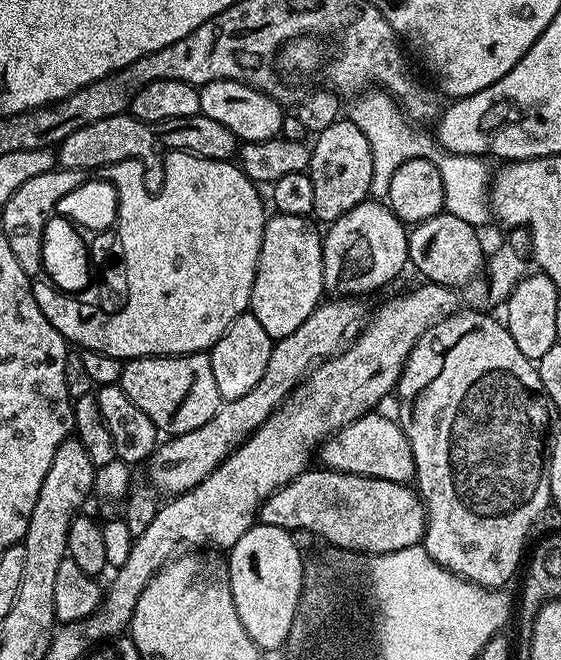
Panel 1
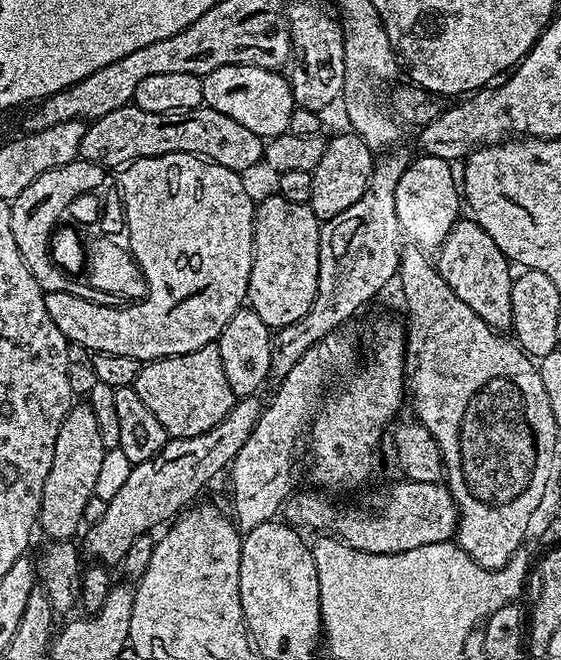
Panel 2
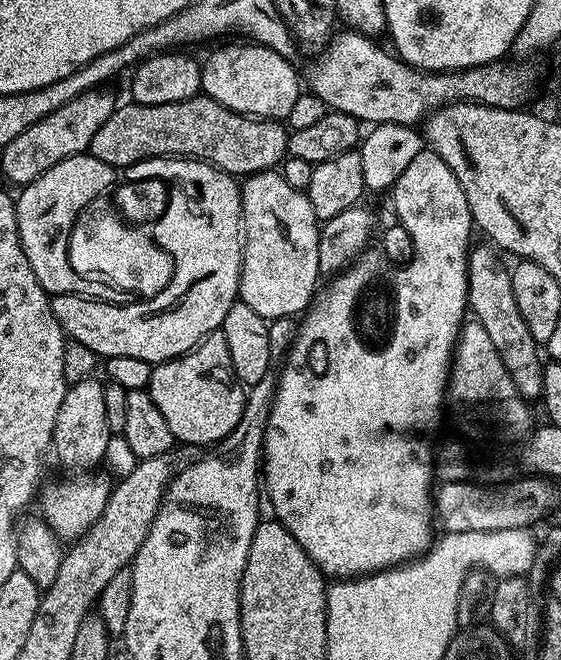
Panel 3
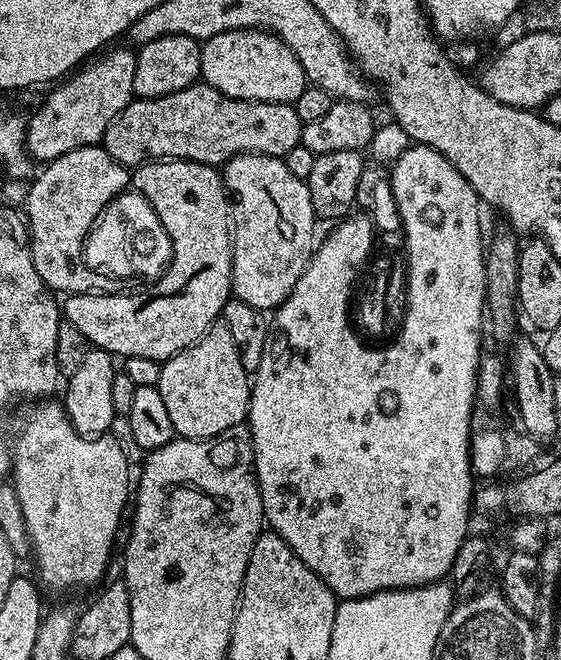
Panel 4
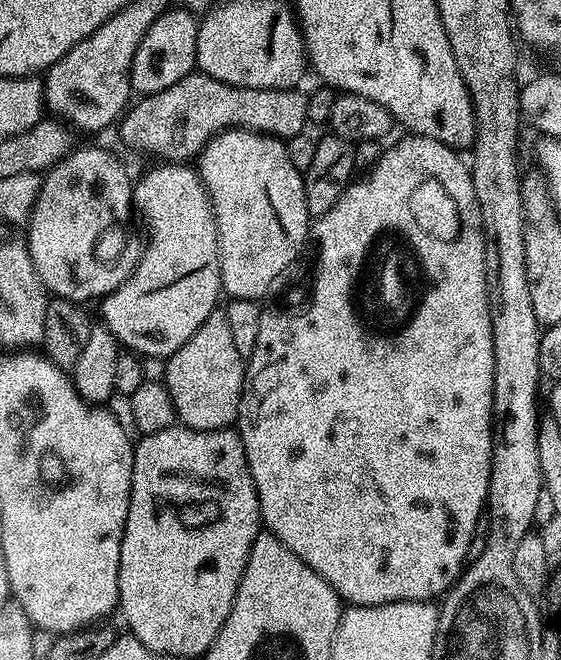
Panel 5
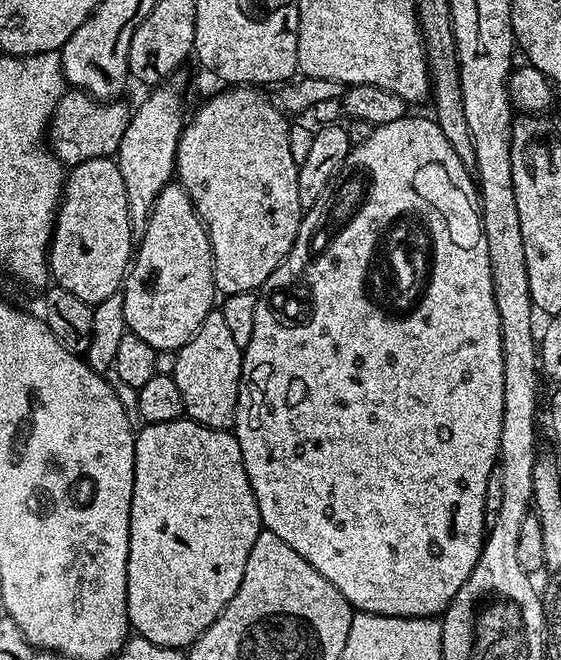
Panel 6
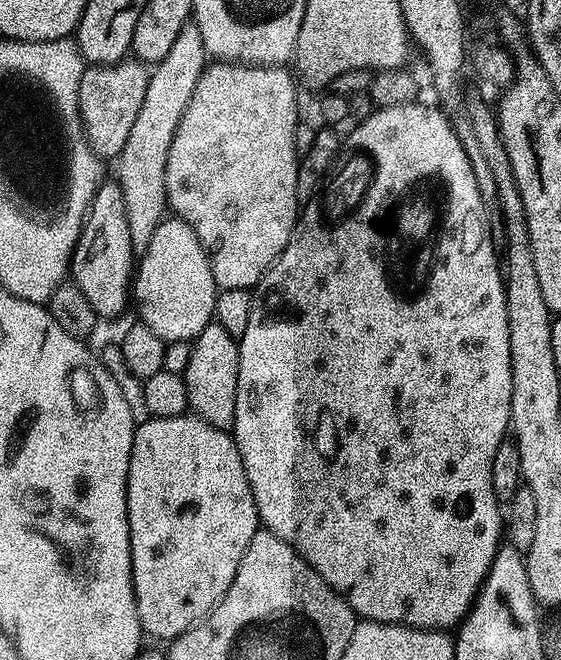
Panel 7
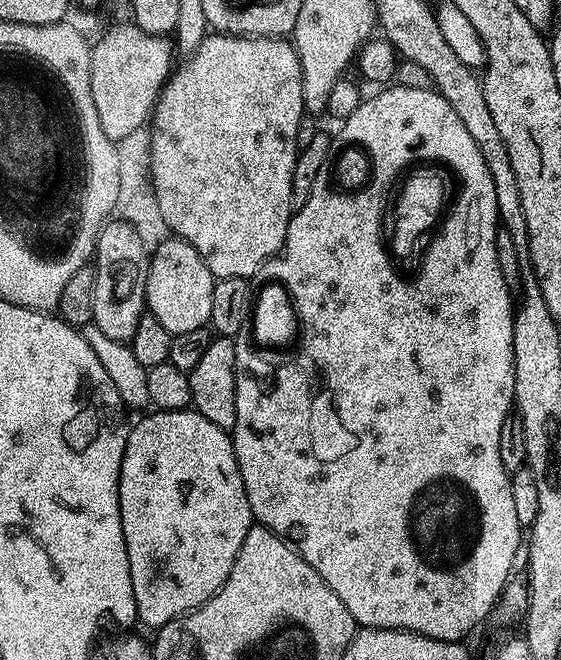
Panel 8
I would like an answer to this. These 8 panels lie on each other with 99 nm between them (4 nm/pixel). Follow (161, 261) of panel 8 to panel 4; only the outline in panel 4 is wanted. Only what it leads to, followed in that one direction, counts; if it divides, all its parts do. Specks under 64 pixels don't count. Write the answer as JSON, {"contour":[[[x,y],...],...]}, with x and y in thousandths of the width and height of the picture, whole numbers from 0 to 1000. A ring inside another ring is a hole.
{"contour":[[[282,242],[248,250],[234,262],[232,279],[241,289],[250,291],[267,306],[267,312],[282,324],[289,341],[296,345],[301,364],[307,368],[307,391],[292,408],[292,412],[273,429],[266,442],[235,442],[230,448],[223,445],[180,445],[175,442],[155,442],[153,445],[121,445],[111,455],[111,479],[132,500],[139,500],[157,514],[166,527],[180,527],[200,535],[201,541],[219,542],[225,539],[244,539],[246,542],[275,542],[287,548],[301,545],[310,536],[317,536],[326,527],[337,527],[378,491],[394,483],[403,458],[414,448],[414,342],[410,338],[410,298],[406,286],[399,283],[399,268],[376,248],[355,248],[344,242]]]}

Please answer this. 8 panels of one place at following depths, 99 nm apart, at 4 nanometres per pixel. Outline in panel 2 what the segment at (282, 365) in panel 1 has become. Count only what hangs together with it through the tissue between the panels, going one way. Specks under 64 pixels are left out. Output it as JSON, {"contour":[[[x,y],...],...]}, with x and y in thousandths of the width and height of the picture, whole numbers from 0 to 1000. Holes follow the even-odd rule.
{"contour":[[[456,600],[426,602],[410,627],[396,633],[389,645],[367,652],[367,658],[353,658],[346,664],[301,665],[298,676],[275,688],[275,694],[239,703],[217,742],[210,742],[210,748],[193,758],[182,785],[155,795],[157,808],[155,800],[148,808],[148,835],[157,835],[171,847],[166,850],[180,856],[212,856],[225,833],[232,833],[232,826],[239,823],[239,815],[278,803],[285,792],[291,795],[312,788],[392,714],[394,720],[412,705],[424,682],[431,682],[467,623],[465,608],[460,608]]]}

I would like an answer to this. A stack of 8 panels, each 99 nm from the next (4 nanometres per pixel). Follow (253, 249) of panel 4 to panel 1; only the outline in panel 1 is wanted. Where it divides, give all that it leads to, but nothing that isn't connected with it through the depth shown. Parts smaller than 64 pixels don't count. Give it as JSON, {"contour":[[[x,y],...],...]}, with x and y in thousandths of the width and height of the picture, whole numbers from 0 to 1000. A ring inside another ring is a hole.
{"contour":[[[494,320],[476,329],[471,365],[460,385],[453,433],[446,445],[446,470],[487,517],[524,506],[579,447],[574,415],[574,358],[554,332]]]}

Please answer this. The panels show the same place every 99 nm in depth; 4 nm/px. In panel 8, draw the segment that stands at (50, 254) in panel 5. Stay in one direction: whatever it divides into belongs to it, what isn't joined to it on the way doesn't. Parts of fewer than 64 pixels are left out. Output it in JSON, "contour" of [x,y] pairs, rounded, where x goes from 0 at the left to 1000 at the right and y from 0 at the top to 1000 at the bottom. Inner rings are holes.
{"contour":[[[200,330],[187,338],[171,362],[168,383],[168,482],[164,491],[189,512],[232,518],[246,500],[246,488],[260,476],[260,421],[267,379],[253,373],[246,348],[232,336]]]}

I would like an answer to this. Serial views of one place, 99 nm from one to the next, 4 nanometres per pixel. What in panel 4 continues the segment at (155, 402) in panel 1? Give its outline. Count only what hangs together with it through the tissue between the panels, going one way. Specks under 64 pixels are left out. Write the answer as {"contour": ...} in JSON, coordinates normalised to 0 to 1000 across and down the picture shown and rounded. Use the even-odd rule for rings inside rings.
{"contour":[[[398,488],[378,491],[364,502],[360,512],[310,536],[285,555],[285,571],[278,588],[289,597],[289,611],[303,627],[303,639],[310,645],[314,661],[332,667],[365,667],[381,664],[417,645],[437,641],[442,635],[442,611],[449,595],[446,567],[431,555],[431,542],[424,542],[424,524],[417,524],[417,511]]]}

